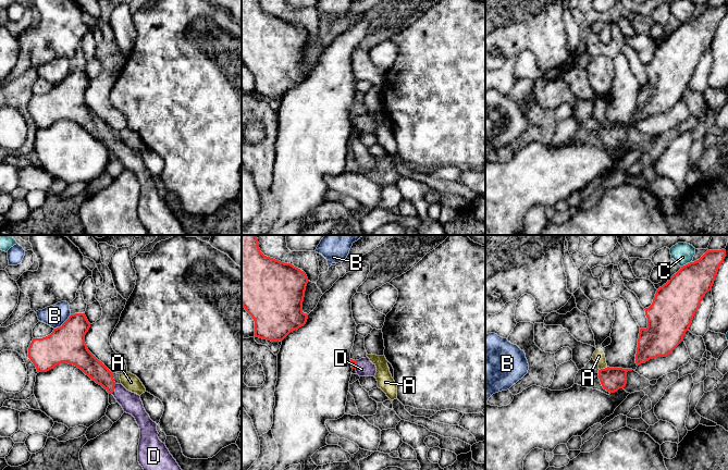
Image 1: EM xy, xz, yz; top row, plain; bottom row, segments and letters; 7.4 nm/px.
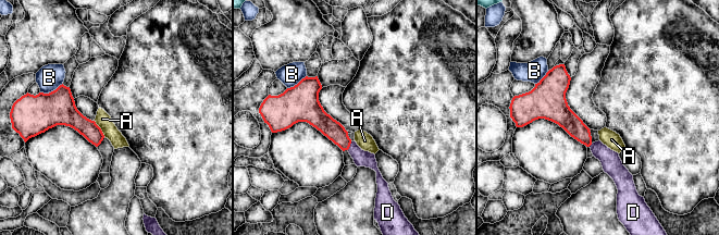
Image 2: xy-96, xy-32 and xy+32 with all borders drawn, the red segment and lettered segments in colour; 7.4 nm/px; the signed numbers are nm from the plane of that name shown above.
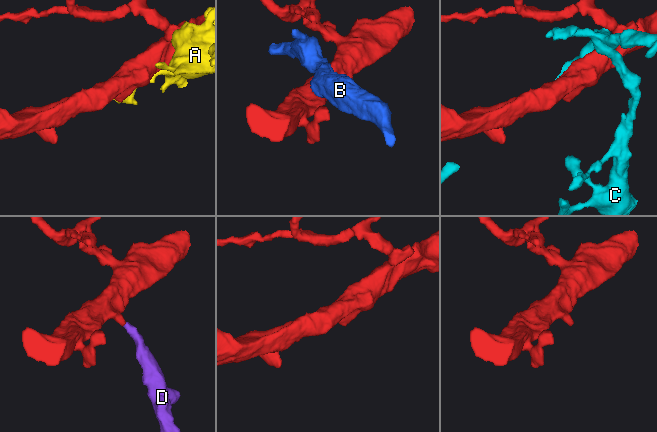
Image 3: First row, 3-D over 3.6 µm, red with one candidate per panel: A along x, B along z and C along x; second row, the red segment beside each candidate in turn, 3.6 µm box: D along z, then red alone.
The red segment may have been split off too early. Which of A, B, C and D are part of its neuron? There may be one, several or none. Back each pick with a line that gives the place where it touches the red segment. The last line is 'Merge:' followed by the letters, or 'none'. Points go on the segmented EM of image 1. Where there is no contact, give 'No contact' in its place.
D: Touches red at xy (113, 388)
Merge: D

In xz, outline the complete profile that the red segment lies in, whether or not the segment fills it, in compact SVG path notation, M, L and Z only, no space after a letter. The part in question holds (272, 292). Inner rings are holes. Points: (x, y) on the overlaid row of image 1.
M242 235L242 306L255 321L255 337L282 342L291 332L306 324L308 314L303 312L303 301L307 283L308 277L300 269L264 256L257 235Z

